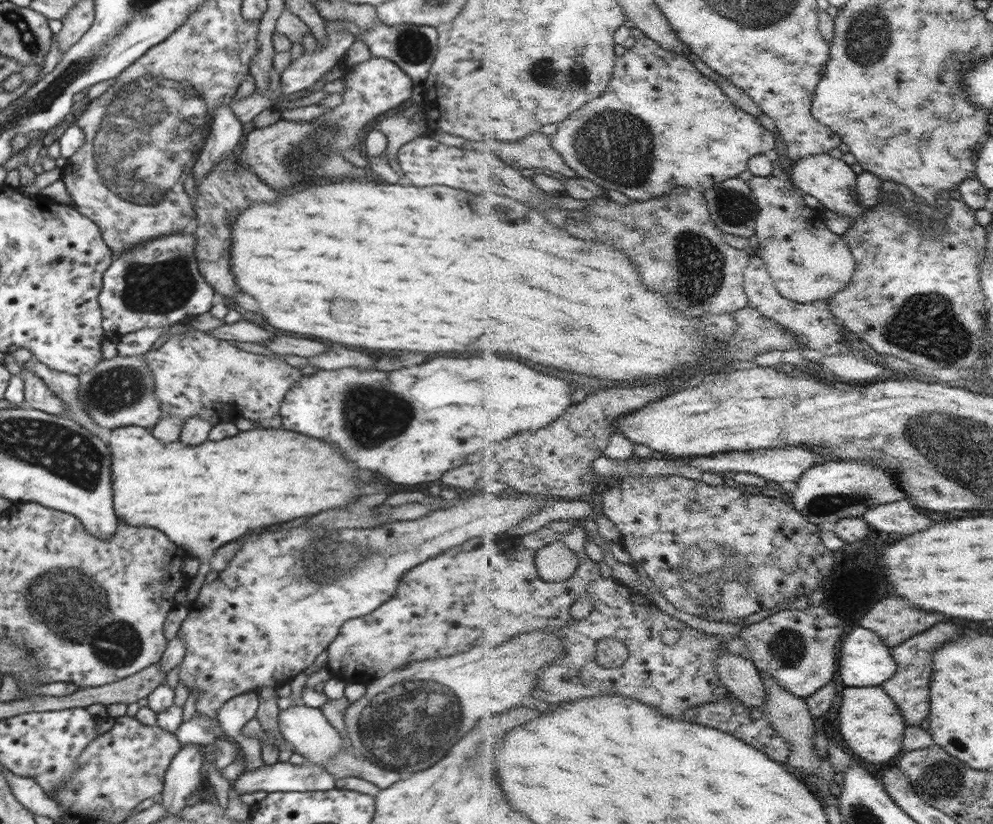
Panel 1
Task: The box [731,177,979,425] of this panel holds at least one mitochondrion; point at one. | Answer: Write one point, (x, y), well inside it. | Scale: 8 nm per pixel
(947, 341)

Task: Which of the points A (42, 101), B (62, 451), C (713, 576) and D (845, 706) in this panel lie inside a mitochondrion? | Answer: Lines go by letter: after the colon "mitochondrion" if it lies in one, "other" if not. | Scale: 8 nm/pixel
A: mitochondrion
B: mitochondrion
C: mitochondrion
D: other

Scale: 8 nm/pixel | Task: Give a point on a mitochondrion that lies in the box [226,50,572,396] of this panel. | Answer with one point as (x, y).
(303, 160)

